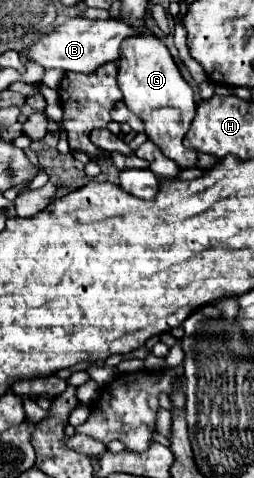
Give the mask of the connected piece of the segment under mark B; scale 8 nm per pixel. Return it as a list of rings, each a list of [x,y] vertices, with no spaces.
[[[114,17],[110,19],[68,19],[66,23],[54,27],[50,33],[46,33],[38,43],[34,43],[28,49],[28,59],[42,65],[44,69],[62,69],[62,71],[76,71],[76,73],[92,73],[100,65],[108,61],[118,61],[120,43],[134,35],[134,29],[126,25],[124,21],[118,21]]]

